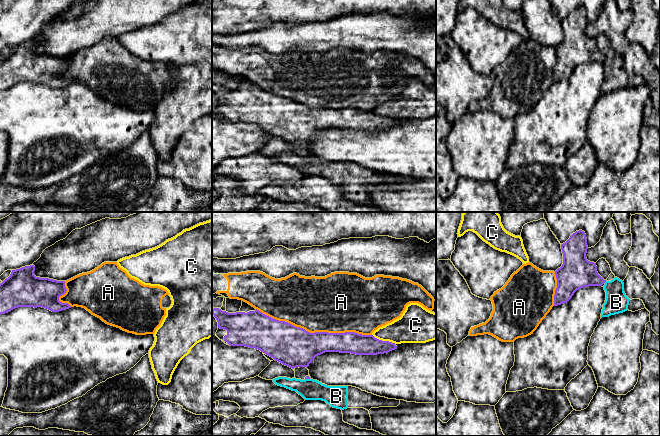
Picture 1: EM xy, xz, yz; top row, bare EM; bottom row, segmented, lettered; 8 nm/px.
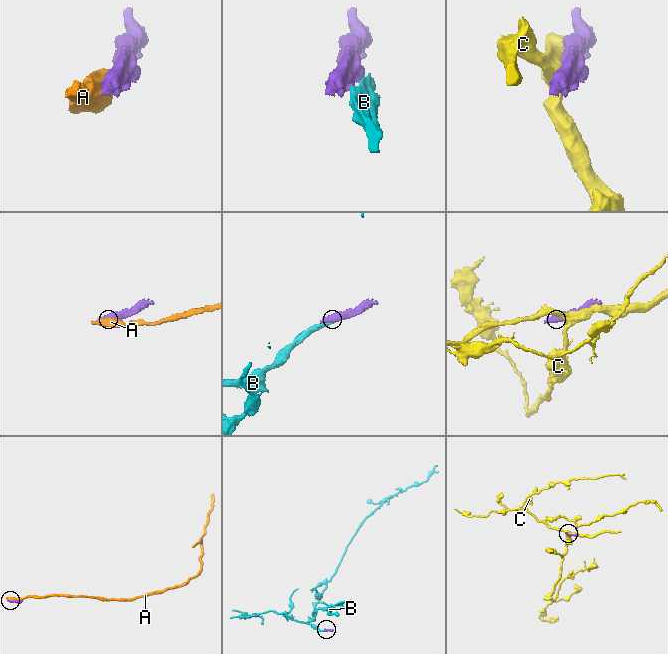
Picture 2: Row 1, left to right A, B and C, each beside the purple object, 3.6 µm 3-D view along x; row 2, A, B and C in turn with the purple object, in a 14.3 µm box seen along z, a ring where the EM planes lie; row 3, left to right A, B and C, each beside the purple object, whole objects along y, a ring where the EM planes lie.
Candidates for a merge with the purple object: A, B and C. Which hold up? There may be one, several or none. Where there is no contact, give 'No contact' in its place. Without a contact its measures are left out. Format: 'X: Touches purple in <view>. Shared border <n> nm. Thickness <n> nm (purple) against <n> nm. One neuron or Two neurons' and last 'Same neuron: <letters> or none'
A: Touches purple in xz. Shared border 950 nm. Thickness 320 nm (purple) against 440 nm. Two neurons
B: Touches purple in xz. Shared border 40 nm. Thickness 30 nm (purple) against 170 nm. Two neurons
C: Touches purple in xz. Shared border 200 nm. Thickness 170 nm (purple) against 240 nm. Two neurons
Same neuron: none

